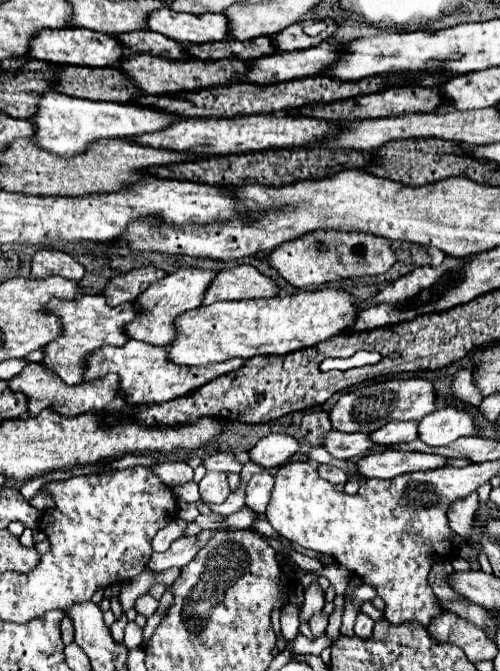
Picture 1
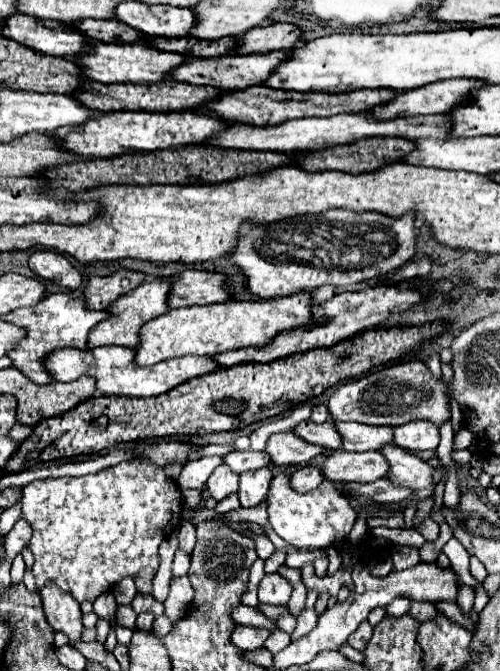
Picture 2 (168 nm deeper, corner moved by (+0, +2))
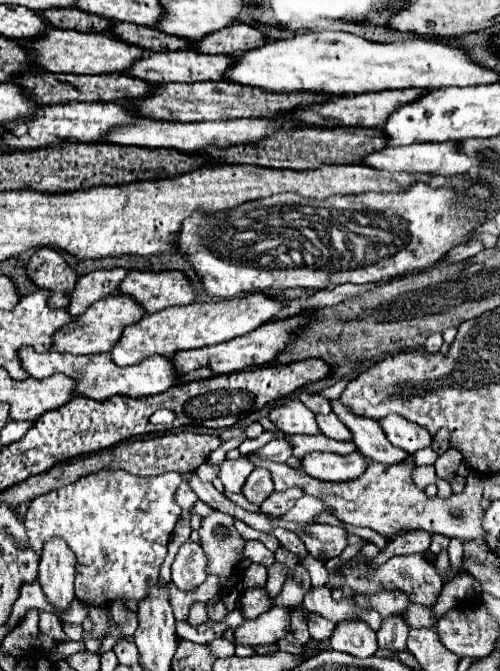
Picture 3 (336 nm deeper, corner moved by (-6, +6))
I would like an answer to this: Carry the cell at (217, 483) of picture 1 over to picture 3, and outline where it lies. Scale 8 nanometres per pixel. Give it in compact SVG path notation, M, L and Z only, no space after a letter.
M239 457L235 461L225 459L221 465L221 471L219 471L219 479L221 479L225 491L227 493L241 493L245 481L253 469L255 469L255 465L245 457Z

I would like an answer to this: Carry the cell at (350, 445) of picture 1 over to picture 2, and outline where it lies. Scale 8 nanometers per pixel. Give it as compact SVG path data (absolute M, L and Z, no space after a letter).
M305 419L301 421L295 429L293 429L295 435L299 435L301 439L309 441L309 443L315 443L315 445L321 445L325 447L327 451L335 451L335 449L341 449L341 437L339 433L335 431L333 423L327 421L323 425L317 425L313 423L311 419Z

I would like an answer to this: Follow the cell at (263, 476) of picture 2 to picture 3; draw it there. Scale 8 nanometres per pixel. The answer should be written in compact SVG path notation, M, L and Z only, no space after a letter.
M257 467L249 477L247 483L243 487L243 495L247 497L247 501L261 505L271 493L273 493L273 481L269 471L265 471L263 467Z

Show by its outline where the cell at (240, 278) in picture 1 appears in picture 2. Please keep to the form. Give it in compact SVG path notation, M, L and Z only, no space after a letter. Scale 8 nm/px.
M183 271L169 277L171 295L167 297L167 305L171 309L191 307L191 305L211 305L223 303L229 299L225 287L225 275L209 273L209 271Z

